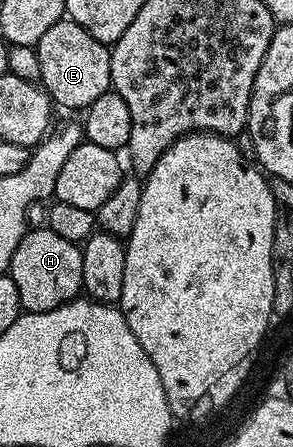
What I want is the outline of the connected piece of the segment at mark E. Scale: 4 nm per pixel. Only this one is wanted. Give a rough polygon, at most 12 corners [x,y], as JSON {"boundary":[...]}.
{"boundary":[[63,18],[36,46],[62,108],[111,91],[110,48]]}

